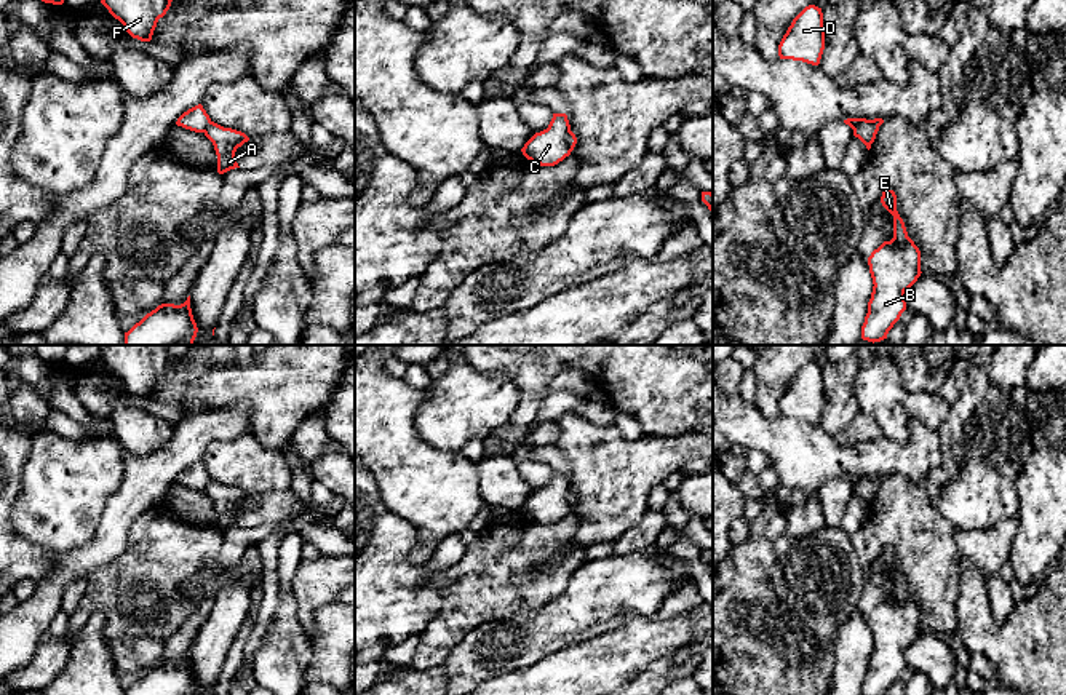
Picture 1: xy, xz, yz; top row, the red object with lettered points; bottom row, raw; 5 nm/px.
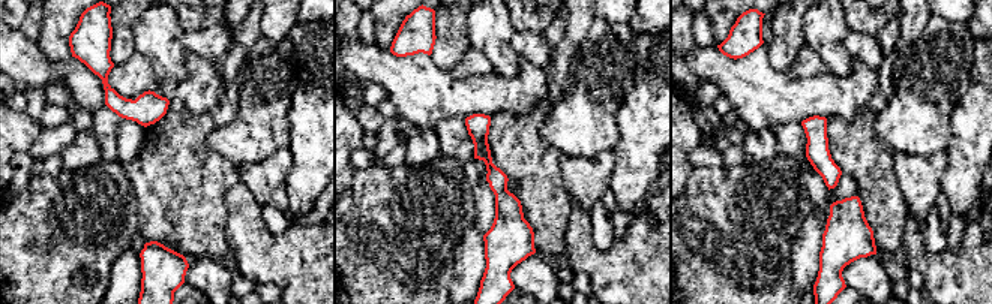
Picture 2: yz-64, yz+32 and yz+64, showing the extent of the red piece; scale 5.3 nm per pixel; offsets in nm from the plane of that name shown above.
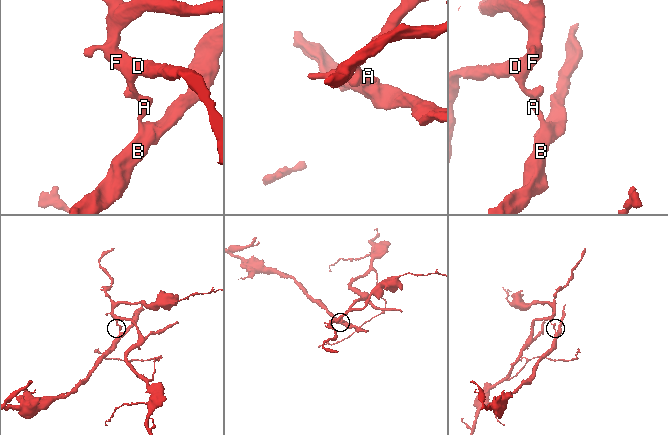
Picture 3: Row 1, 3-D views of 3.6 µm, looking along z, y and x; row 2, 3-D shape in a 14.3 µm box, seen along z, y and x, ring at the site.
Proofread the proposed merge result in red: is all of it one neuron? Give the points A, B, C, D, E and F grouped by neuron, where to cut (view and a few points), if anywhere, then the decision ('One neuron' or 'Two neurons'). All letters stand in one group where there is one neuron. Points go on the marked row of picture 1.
Groups: A B E / C D F. Split along yz (878, 127), (859, 122), (852, 128). Two neurons

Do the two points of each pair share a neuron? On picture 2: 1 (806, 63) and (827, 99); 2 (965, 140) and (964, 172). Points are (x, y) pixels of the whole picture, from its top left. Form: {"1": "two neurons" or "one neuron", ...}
{"1": "two neurons", "2": "one neuron"}

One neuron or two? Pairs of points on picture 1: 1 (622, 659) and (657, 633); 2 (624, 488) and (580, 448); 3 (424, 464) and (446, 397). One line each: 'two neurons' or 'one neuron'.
1: one neuron
2: one neuron
3: two neurons

